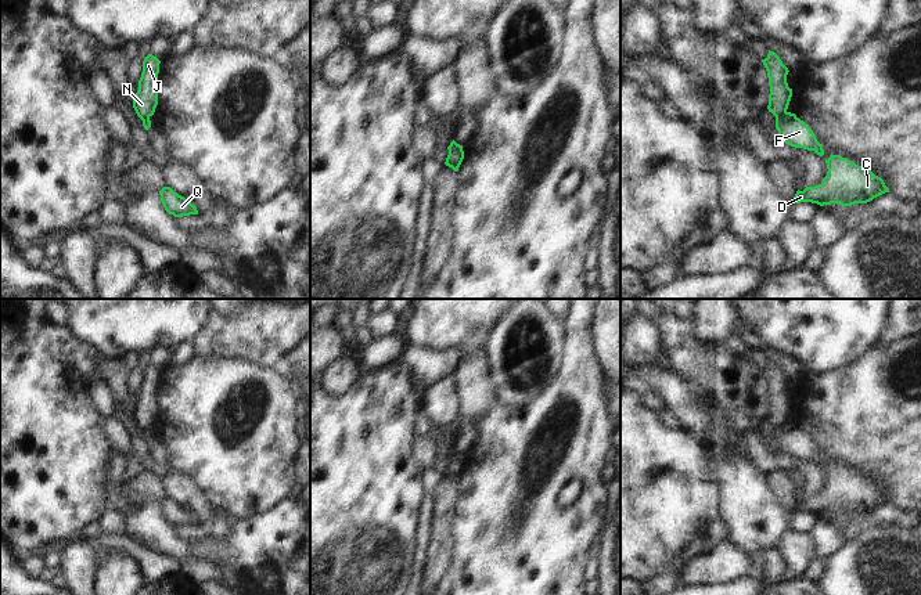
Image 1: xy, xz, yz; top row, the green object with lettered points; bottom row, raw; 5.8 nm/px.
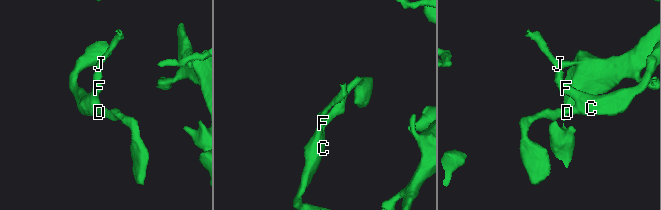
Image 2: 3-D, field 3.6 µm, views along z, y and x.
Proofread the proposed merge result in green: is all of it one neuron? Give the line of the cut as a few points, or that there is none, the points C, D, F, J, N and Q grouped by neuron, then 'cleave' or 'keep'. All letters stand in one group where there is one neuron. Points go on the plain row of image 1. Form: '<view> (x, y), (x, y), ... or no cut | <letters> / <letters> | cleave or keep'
yz (787, 422), (776, 428) | C D F Q / J N | cleave

